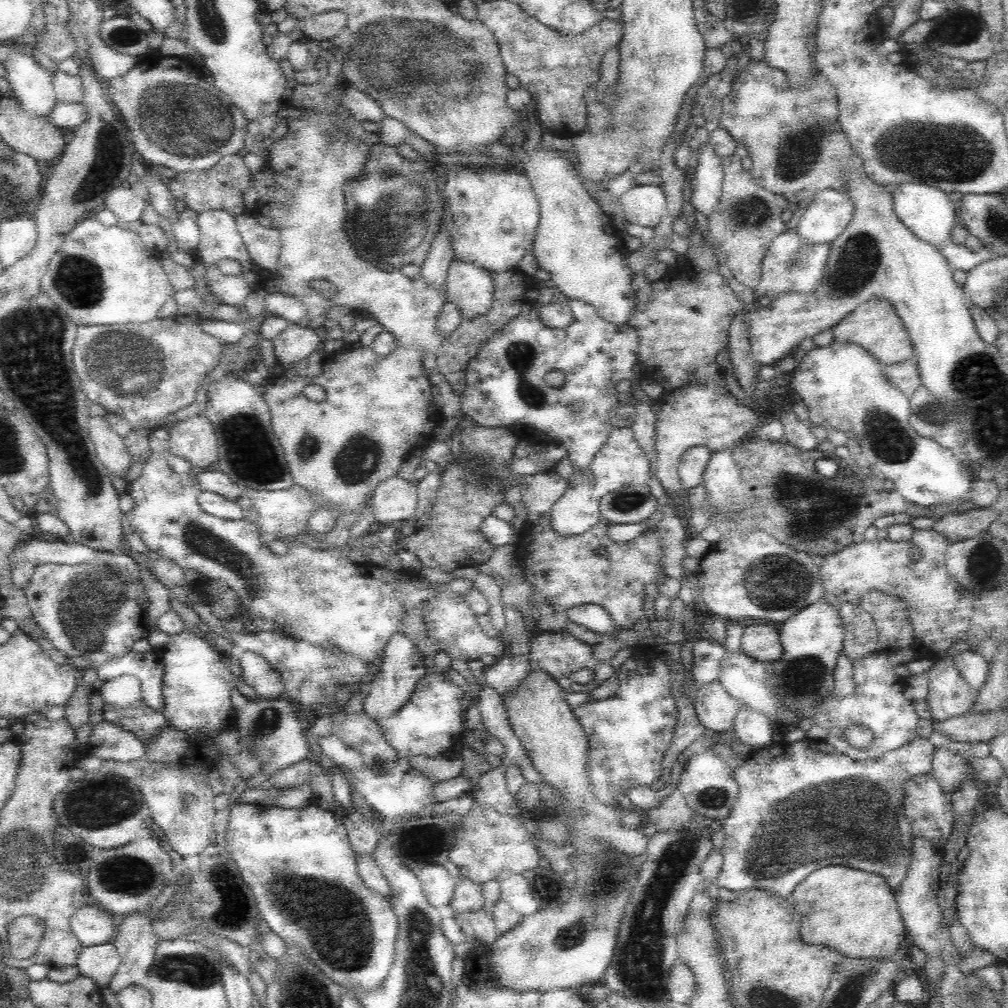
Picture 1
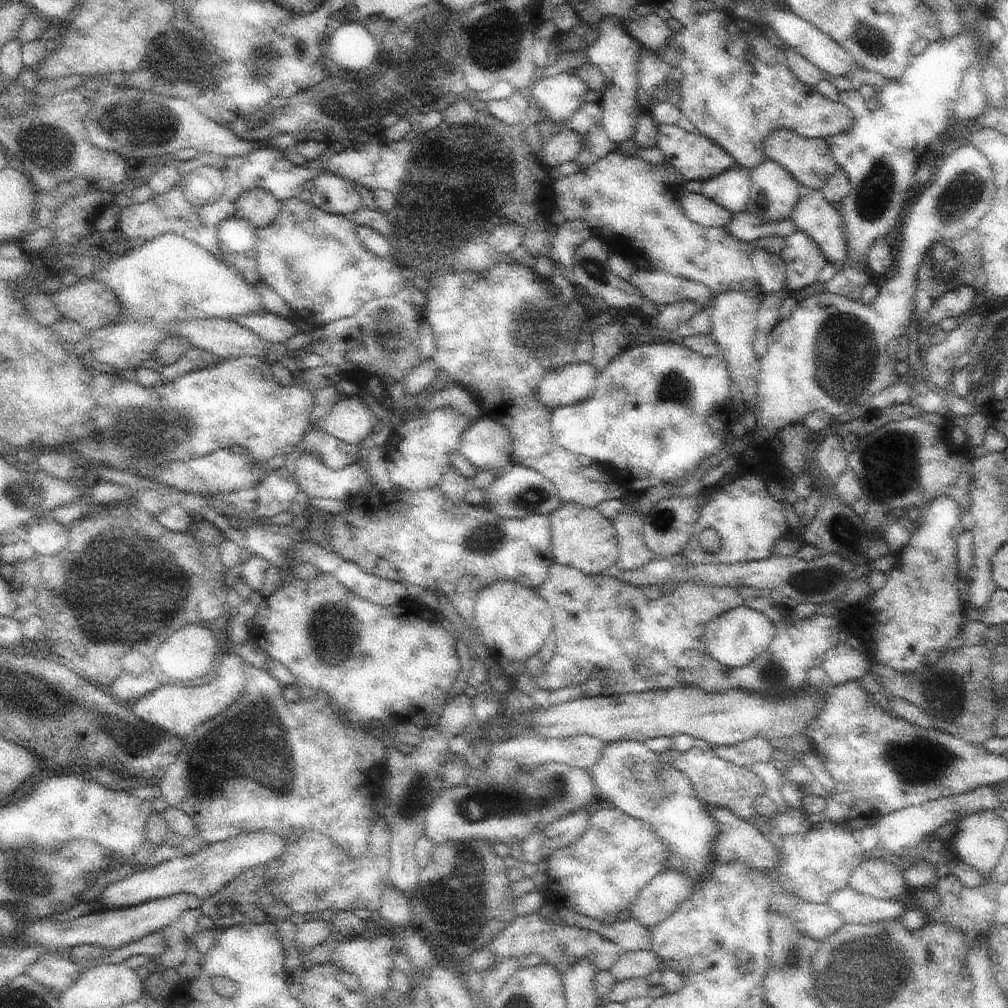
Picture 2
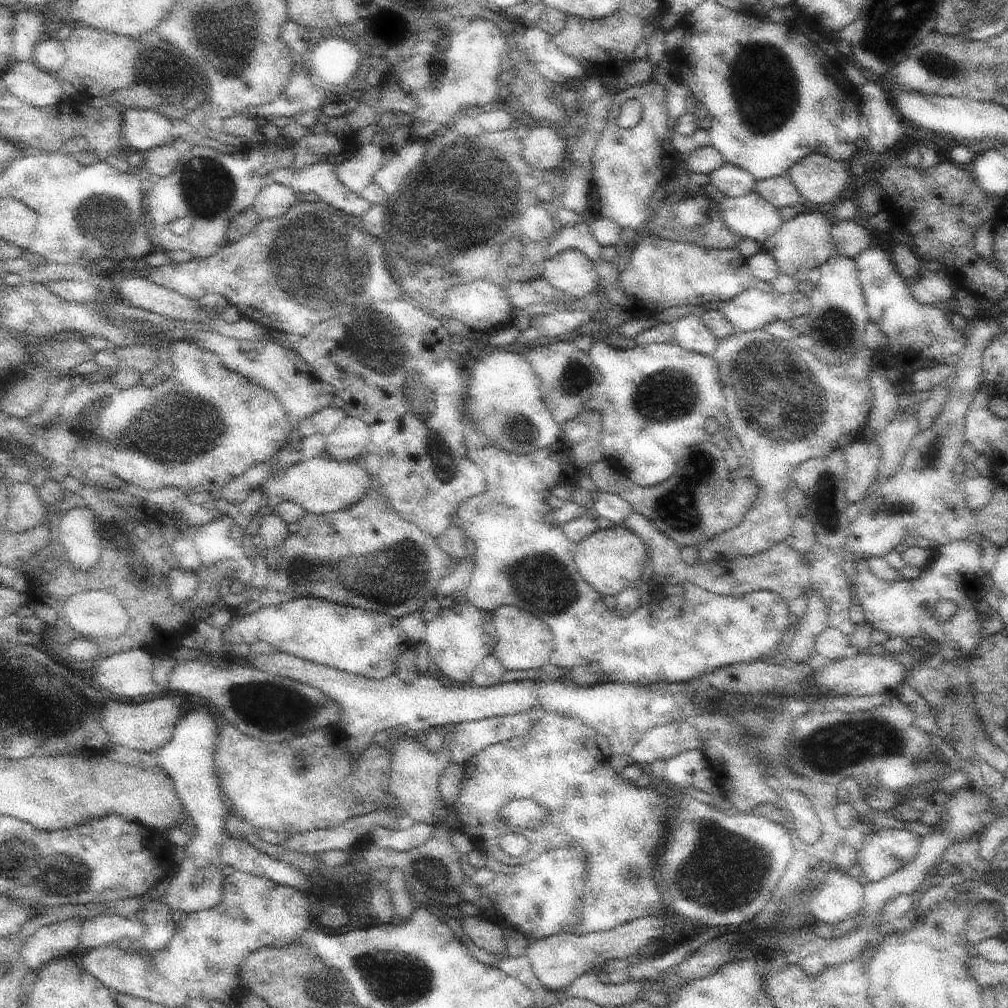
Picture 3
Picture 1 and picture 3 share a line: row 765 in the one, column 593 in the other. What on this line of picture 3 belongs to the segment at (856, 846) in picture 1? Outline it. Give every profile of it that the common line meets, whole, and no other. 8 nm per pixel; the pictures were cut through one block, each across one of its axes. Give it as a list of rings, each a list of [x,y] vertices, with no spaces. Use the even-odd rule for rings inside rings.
[[[547,712],[541,720],[535,722],[531,732],[523,738],[513,738],[507,742],[499,742],[481,750],[475,758],[467,760],[463,766],[463,784],[457,800],[453,802],[451,816],[461,822],[461,832],[471,838],[481,854],[493,856],[499,864],[515,866],[523,862],[535,860],[539,854],[547,850],[557,850],[565,844],[579,844],[587,852],[587,882],[583,886],[583,912],[577,920],[577,926],[569,932],[575,934],[591,934],[603,932],[611,928],[619,928],[637,918],[661,916],[667,906],[663,904],[663,896],[655,880],[651,878],[655,872],[653,854],[663,846],[667,836],[667,796],[661,792],[657,784],[649,788],[637,788],[635,782],[621,780],[607,766],[607,752],[595,744],[597,732],[577,720],[577,716],[563,716],[559,712]],[[509,800],[535,800],[547,808],[549,818],[543,828],[537,830],[509,830],[513,834],[521,834],[529,846],[523,856],[511,858],[499,848],[499,838],[507,830],[493,828],[495,816],[503,810]]]

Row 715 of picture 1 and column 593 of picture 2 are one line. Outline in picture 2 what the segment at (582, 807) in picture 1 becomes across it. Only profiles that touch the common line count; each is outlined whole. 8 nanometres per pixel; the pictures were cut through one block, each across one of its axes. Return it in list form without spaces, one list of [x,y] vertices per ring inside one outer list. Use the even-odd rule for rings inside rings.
[[[563,502],[549,514],[549,544],[555,564],[579,568],[585,574],[607,574],[619,564],[619,544],[613,524],[597,508],[587,508],[577,502]]]

